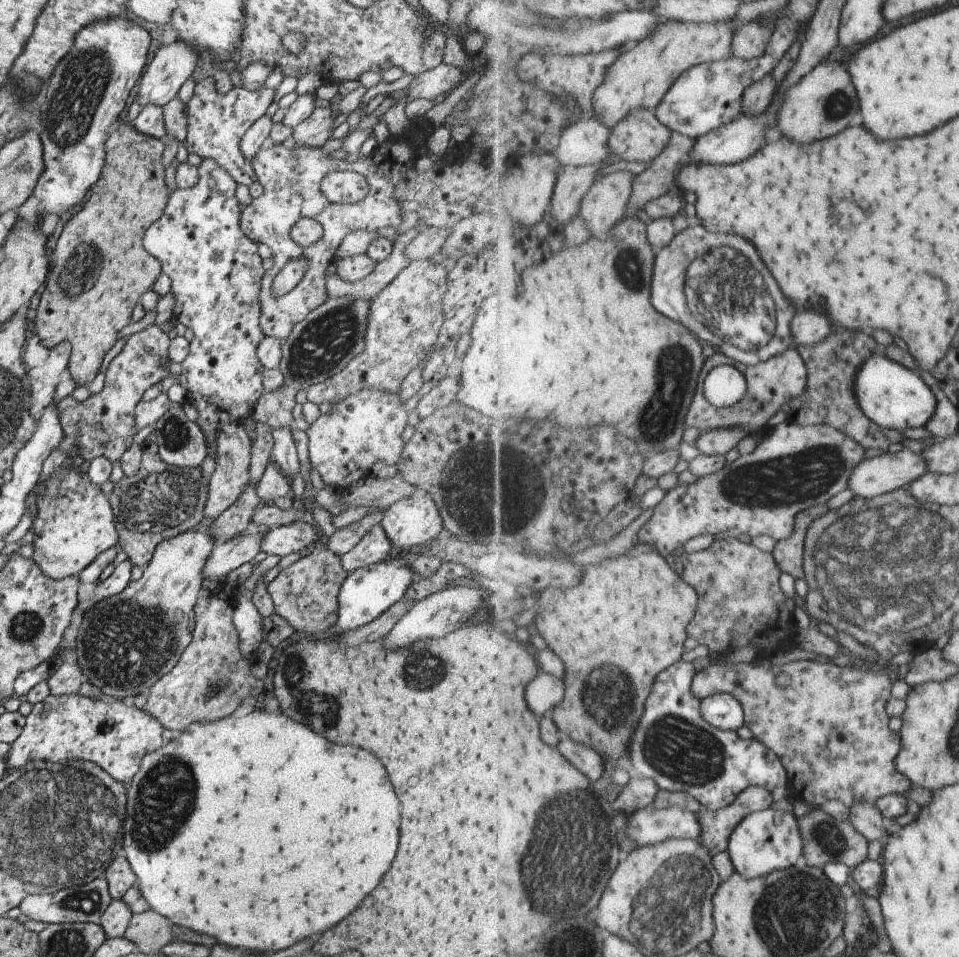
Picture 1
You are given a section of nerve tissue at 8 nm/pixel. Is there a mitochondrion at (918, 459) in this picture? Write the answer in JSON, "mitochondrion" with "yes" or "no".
{"mitochondrion":"no"}

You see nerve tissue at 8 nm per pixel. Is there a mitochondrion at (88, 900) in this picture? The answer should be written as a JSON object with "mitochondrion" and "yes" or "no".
{"mitochondrion":"yes"}

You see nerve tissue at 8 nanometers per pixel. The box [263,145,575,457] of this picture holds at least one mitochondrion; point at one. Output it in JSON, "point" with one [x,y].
{"point":[327,341]}

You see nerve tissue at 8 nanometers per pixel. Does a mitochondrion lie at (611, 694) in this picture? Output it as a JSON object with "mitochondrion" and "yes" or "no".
{"mitochondrion":"yes"}

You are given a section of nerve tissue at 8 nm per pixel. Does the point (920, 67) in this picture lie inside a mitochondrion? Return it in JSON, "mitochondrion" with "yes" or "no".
{"mitochondrion":"no"}

